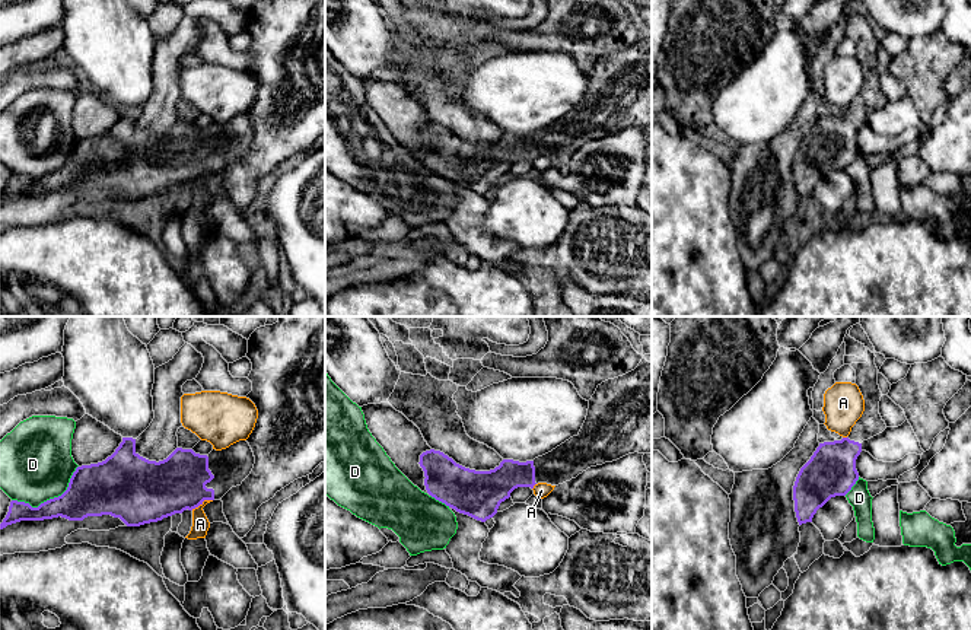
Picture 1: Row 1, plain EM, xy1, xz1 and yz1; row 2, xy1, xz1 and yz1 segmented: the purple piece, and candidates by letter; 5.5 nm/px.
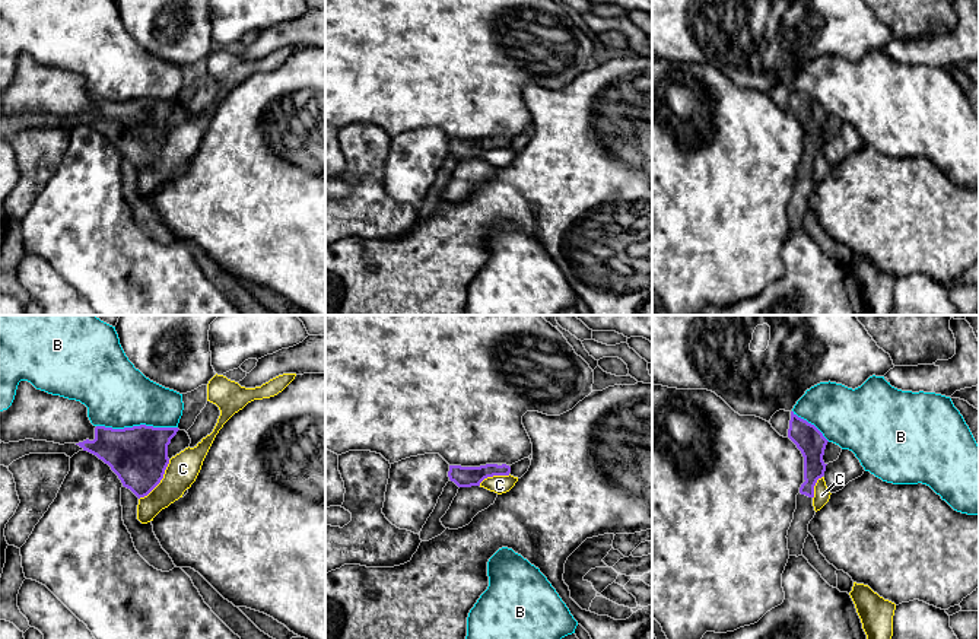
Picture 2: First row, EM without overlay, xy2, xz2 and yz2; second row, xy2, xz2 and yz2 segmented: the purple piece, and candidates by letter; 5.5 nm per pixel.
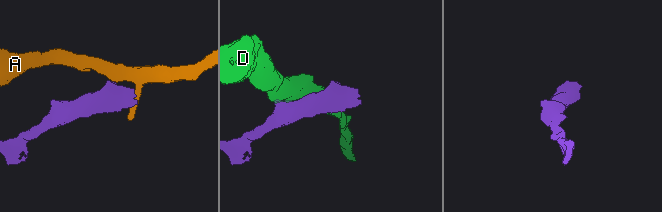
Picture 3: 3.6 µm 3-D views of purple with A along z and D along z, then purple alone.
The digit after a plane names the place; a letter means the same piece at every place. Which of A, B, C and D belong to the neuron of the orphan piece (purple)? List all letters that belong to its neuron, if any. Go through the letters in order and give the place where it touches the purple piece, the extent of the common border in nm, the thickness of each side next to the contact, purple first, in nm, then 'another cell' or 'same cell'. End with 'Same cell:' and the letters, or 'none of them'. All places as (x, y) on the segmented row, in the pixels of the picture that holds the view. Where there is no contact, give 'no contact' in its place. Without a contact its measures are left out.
A: meets purple in xy1 at (201, 502); contact 130 nm long; 300 nm thick on the purple side, 100 nm on the other; another cell
B: meets purple in xy2 at (137, 426); contact 440 nm long; 320 nm thick on the purple side, 360 nm on the other; another cell
C: meets purple in xy2 at (159, 482); contact 280 nm long; 320 nm thick on the purple side, 170 nm on the other; another cell
D: meets purple in xy1 at (50, 499); contact 420 nm long; 280 nm thick on the purple side, 400 nm on the other; another cell
Same cell: none of them

